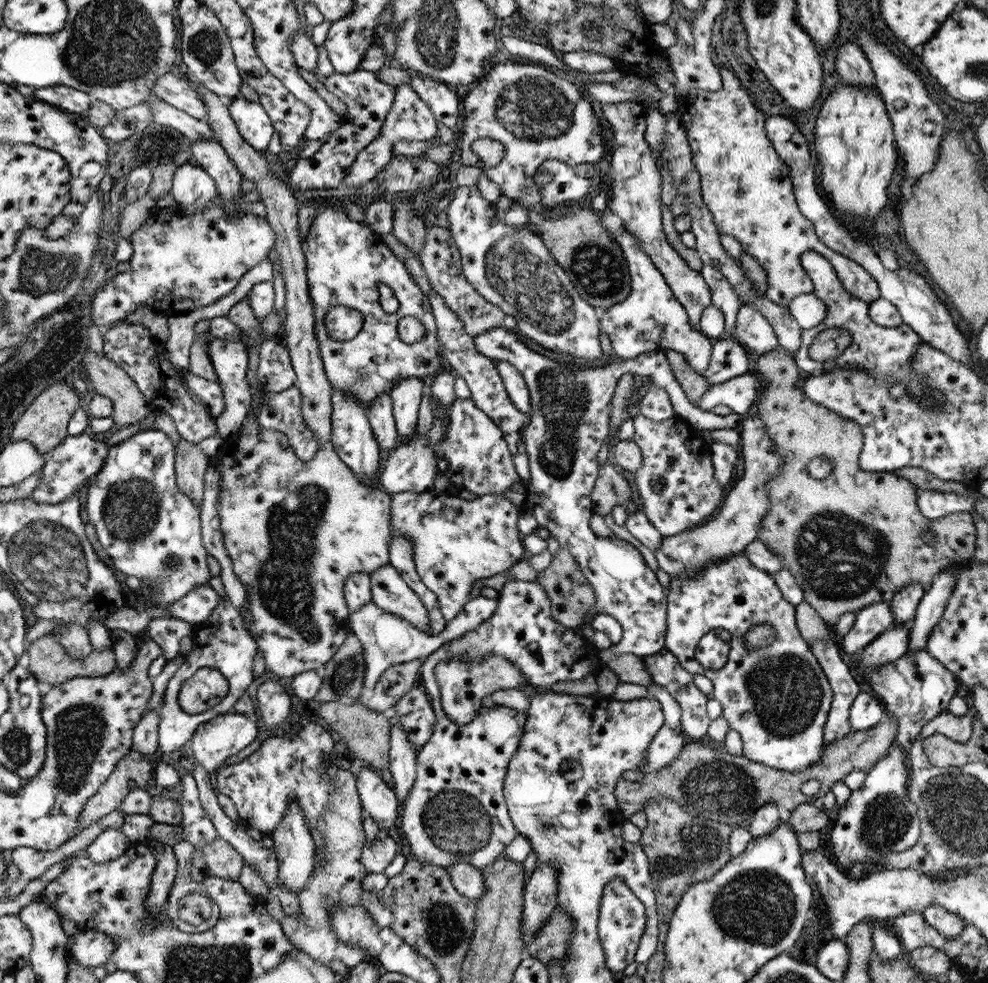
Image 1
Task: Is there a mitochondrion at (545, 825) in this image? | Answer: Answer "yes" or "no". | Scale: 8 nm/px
yes

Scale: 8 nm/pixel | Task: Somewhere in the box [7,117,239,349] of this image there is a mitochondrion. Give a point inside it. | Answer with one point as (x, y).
(41, 271)

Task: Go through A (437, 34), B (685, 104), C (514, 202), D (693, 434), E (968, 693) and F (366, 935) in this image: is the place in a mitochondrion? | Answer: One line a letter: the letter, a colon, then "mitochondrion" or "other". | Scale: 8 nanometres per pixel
A: mitochondrion
B: other
C: other
D: other
E: other
F: other

